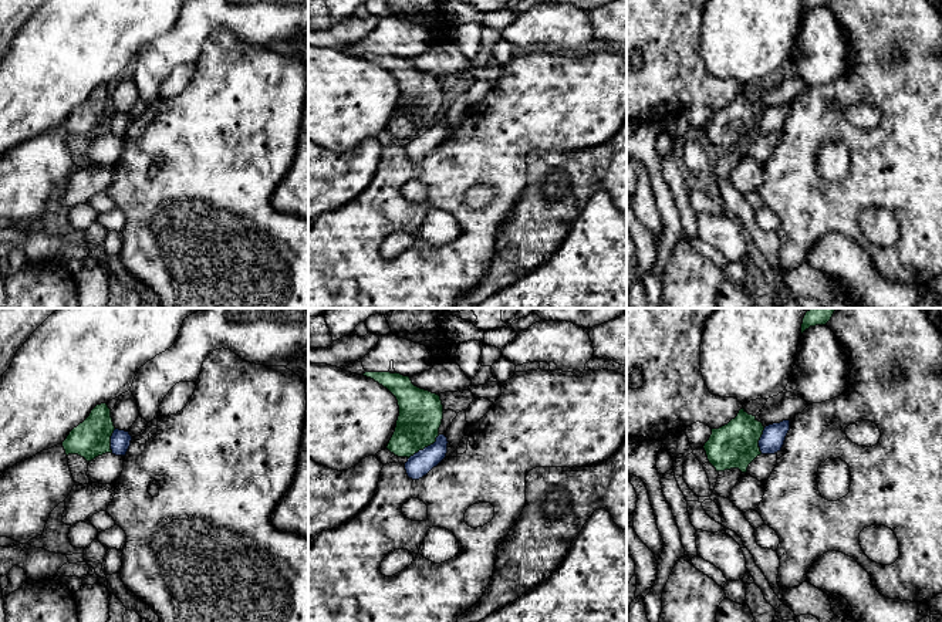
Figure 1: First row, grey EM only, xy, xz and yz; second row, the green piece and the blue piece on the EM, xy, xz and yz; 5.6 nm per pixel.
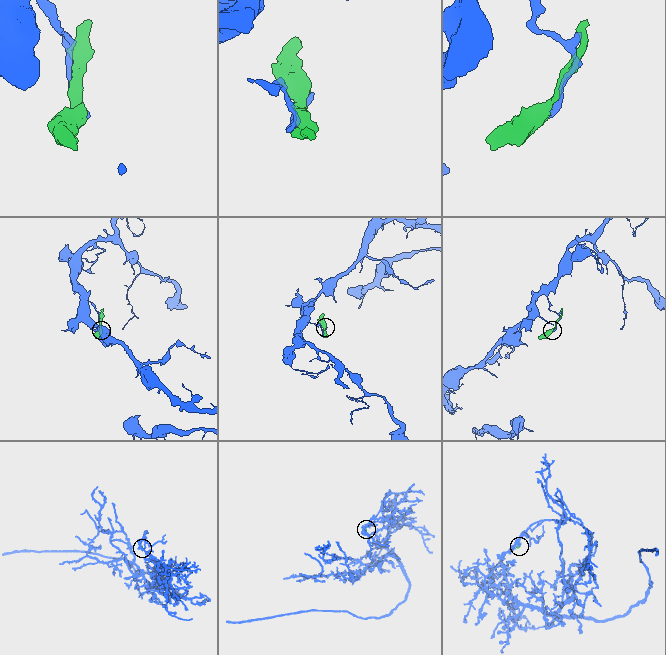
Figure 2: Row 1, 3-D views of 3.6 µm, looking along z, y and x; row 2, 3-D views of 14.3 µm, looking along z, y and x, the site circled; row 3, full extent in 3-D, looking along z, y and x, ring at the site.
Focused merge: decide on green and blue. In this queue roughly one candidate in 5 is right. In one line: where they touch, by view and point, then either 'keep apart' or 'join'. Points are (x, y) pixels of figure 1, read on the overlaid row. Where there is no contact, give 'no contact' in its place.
contact xz (424, 448); keep apart

